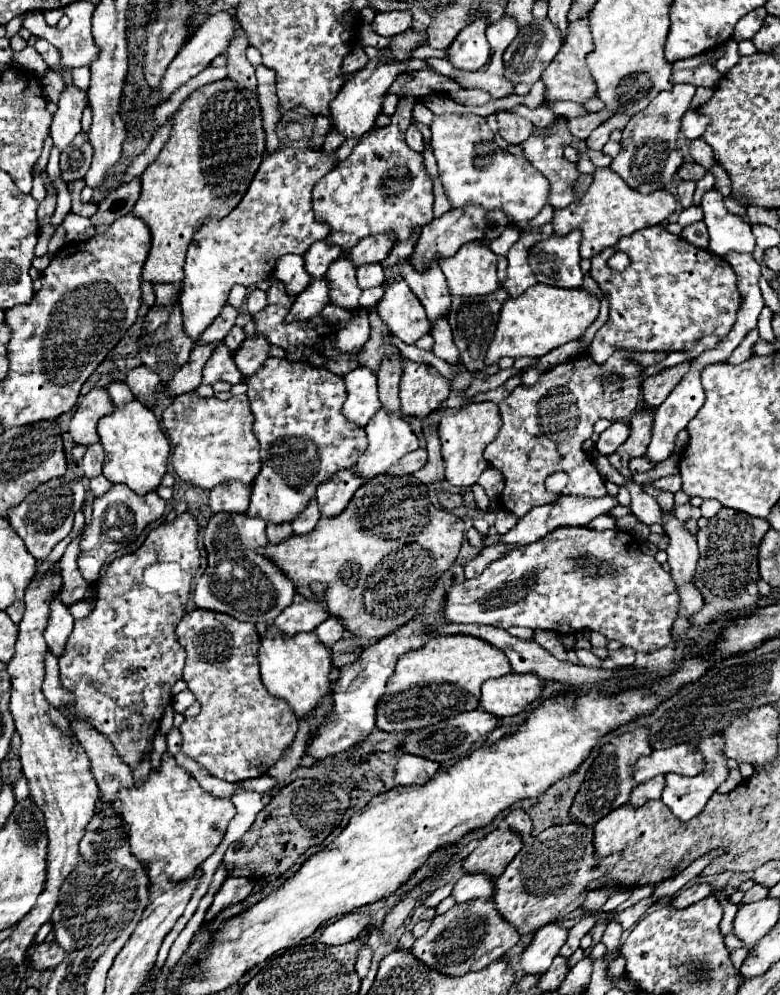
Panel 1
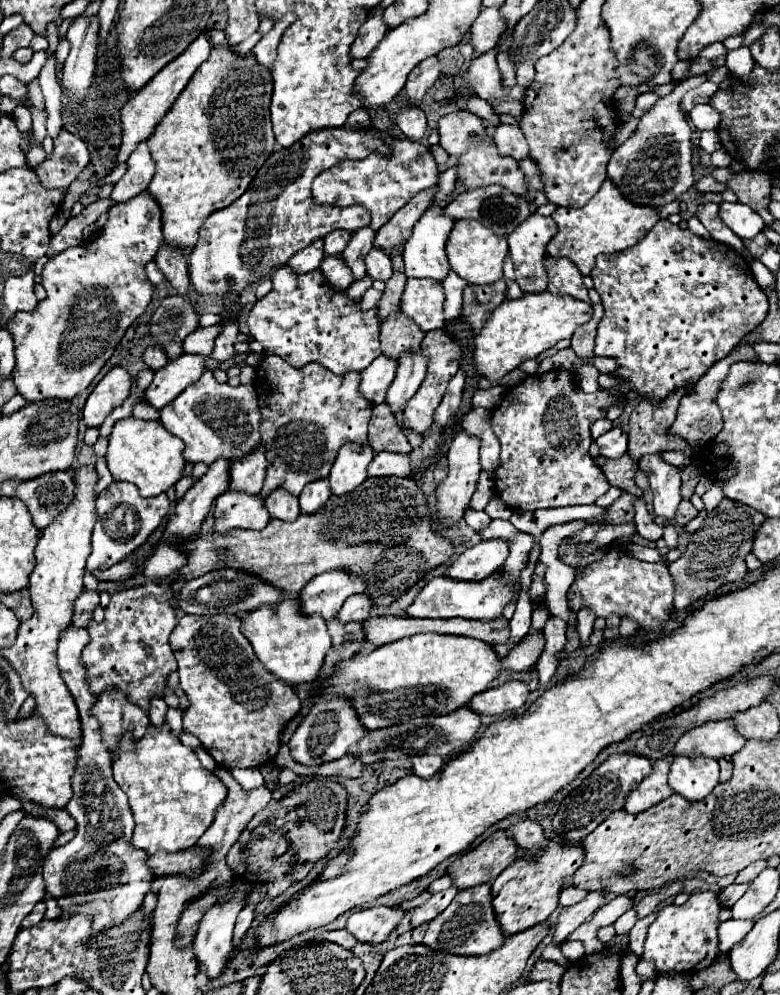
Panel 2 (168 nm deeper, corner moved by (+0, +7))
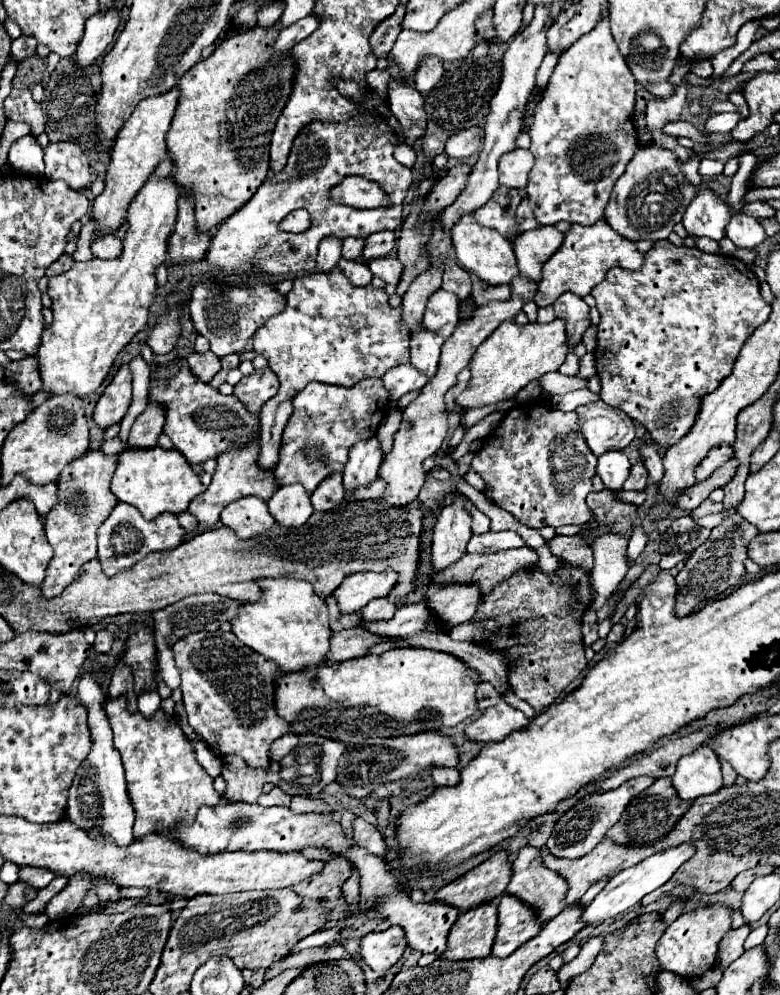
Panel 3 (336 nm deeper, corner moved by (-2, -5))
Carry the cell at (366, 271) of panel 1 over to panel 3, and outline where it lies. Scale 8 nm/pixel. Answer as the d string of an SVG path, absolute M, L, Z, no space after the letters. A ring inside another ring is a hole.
M391 256L371 260L369 268L375 276L383 278L387 284L397 284L401 280L401 274L403 274L403 264L397 258L391 258Z

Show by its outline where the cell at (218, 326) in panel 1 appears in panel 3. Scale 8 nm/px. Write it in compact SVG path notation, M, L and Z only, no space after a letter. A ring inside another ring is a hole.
M205 352L205 354L189 354L187 356L189 368L191 372L201 380L201 382L211 382L211 378L221 370L221 362L213 352Z

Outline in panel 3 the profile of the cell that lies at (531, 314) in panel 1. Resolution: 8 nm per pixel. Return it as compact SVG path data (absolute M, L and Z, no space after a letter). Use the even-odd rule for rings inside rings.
M553 320L551 324L513 324L503 322L473 354L469 364L471 380L469 386L457 396L457 406L463 410L473 410L479 406L497 404L501 400L511 400L521 388L537 380L547 372L559 370L567 356L567 332L563 320Z

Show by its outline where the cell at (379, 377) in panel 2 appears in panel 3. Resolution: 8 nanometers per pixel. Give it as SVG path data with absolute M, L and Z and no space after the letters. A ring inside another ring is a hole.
M403 364L403 366L391 368L383 376L383 382L385 382L385 388L391 392L391 404L395 404L395 400L399 400L403 394L423 388L429 380L413 364Z

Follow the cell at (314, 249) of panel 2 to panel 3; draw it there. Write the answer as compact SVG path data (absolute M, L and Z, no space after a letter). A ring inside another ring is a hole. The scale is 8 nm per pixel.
M327 236L321 240L319 244L319 256L317 256L317 270L321 272L329 272L331 268L335 268L335 264L341 258L341 248L343 242L337 236Z

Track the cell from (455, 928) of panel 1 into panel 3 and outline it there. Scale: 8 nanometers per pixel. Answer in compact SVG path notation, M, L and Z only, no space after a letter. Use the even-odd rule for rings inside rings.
M489 902L481 908L473 908L457 918L455 928L451 928L451 936L447 938L447 952L443 954L443 958L449 958L449 960L487 958L491 954L495 934L497 934L497 906Z

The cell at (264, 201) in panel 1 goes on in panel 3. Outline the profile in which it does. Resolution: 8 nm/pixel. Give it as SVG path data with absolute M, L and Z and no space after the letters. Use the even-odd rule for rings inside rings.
M339 78L335 80L335 88L357 104L357 118L353 116L345 124L313 120L299 130L285 170L273 174L271 180L265 180L255 196L243 208L239 208L235 216L229 216L211 238L211 248L205 260L223 274L243 276L251 268L257 268L263 278L285 276L289 272L313 272L317 246L323 236L367 238L373 232L395 230L401 224L401 210L413 184L413 174L409 168L397 164L393 158L393 148L395 144L413 146L425 134L425 128L413 124L409 130L403 130L389 110L387 100L369 86L359 88L357 82ZM347 176L363 176L377 182L389 196L391 204L381 208L351 208L335 204L329 198L329 192ZM297 208L305 208L311 214L311 228L303 234L281 232L281 220Z

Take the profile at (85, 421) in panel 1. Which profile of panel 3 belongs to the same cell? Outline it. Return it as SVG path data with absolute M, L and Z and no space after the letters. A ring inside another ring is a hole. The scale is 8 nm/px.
M123 364L119 368L119 372L115 374L115 378L111 380L111 384L101 394L101 398L95 406L93 420L101 428L119 424L121 418L125 416L129 404L131 404L131 370L127 364Z

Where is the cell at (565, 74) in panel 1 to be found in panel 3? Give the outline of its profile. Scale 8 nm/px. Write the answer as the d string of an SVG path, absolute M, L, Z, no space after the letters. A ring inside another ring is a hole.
M603 14L603 20L589 34L581 36L561 54L543 100L535 108L533 124L529 126L529 150L535 156L535 166L529 172L529 184L525 186L525 192L537 224L551 226L567 220L571 224L591 226L603 218L603 210L609 202L615 182L639 150L637 130L631 120L635 108L635 90L637 82L611 36L609 16Z

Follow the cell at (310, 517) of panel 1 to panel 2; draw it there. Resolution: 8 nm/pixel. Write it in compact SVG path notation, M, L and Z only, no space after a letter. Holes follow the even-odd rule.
M317 480L313 484L307 484L299 496L299 508L301 508L301 514L315 514L319 512L327 498L331 496L329 492L329 482L327 480Z

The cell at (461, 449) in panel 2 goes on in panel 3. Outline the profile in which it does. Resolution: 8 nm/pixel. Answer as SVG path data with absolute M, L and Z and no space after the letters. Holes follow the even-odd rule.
M455 498L451 506L445 506L433 528L431 568L441 572L463 558L465 546L471 538L471 516L465 512L463 498Z

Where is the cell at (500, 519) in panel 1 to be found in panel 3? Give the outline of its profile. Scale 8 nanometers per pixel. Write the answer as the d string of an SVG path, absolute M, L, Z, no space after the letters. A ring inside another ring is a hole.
M487 532L481 536L471 536L467 550L471 554L481 554L481 552L495 552L495 550L507 550L517 546L517 532Z

